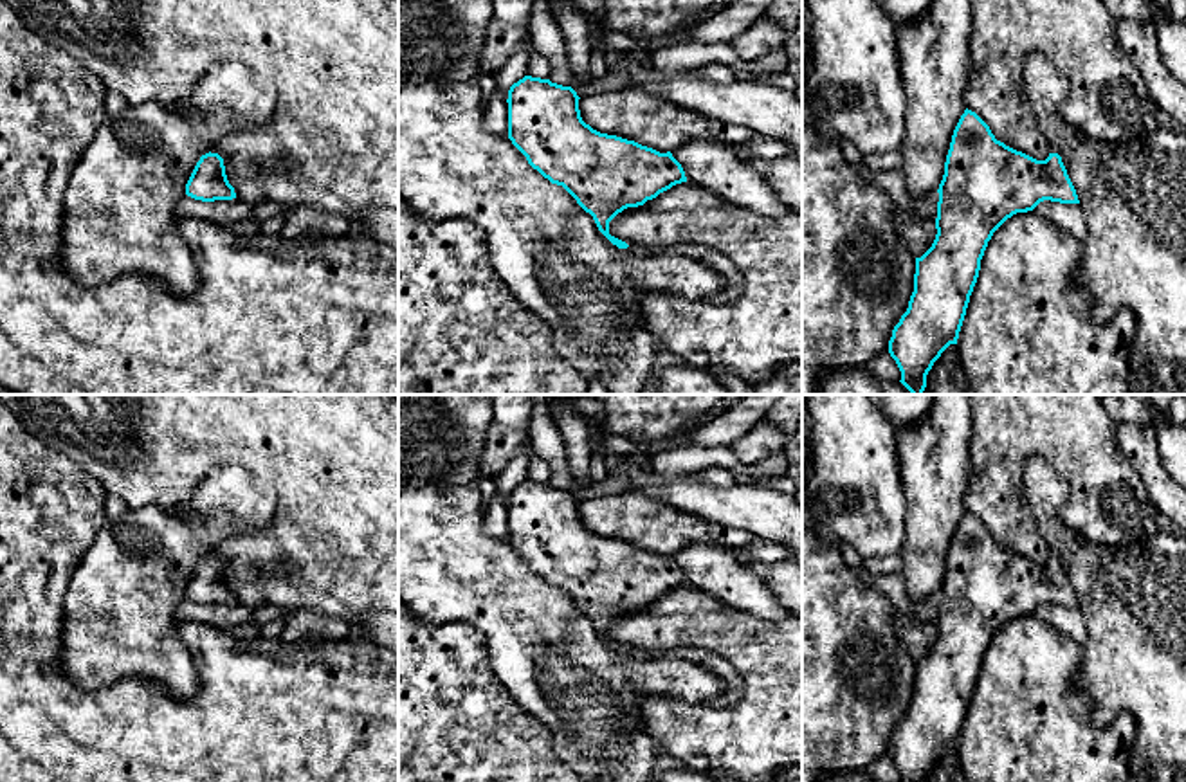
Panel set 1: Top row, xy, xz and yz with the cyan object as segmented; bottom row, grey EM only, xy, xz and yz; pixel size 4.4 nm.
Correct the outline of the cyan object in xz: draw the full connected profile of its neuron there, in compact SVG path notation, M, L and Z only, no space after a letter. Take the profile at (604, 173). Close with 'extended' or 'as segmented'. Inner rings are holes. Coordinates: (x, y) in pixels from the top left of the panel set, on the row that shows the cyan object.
M525 76L508 90L508 139L528 164L552 184L562 186L593 216L598 231L618 249L647 256L689 256L721 272L726 286L708 297L714 305L735 301L743 276L721 252L680 243L629 245L609 234L609 222L627 207L643 205L676 184L687 182L671 151L660 153L616 135L593 130L580 117L571 86Z | extended

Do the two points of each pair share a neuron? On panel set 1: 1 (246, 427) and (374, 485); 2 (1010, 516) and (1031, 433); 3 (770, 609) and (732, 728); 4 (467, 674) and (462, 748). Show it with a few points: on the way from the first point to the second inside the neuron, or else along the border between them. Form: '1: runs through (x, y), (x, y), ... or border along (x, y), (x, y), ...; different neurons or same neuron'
1: runs through (278, 427), (316, 427), (341, 453); same neuron
2: runs through (1008, 496), (1008, 456), (1012, 453); same neuron
3: border along (727, 606), (761, 617), (783, 618); different neurons
4: runs through (462, 692), (462, 730); same neuron

